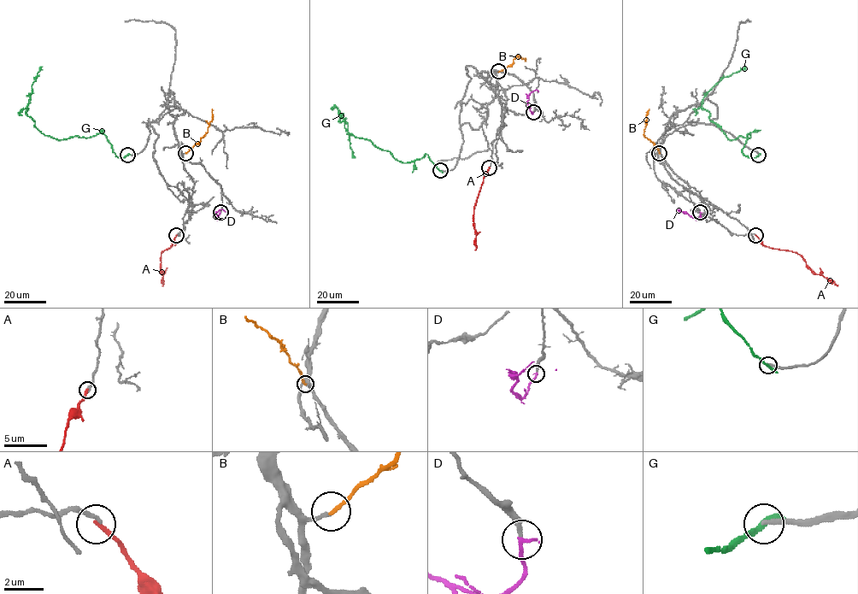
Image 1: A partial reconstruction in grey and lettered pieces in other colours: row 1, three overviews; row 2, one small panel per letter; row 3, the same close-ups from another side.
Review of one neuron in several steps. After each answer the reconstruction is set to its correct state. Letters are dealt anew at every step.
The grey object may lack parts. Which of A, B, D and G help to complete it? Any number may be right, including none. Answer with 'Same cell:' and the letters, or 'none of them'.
Same cell: B, D

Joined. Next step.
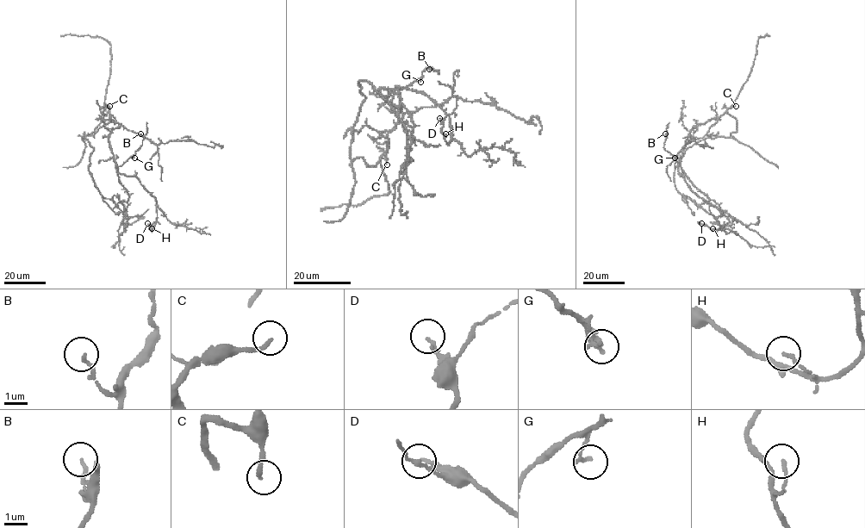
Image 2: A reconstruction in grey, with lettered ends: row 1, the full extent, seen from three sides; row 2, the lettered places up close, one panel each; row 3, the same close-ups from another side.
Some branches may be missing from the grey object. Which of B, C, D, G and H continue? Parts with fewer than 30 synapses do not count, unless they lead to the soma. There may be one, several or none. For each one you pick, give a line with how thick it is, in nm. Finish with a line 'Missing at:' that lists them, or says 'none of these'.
C: 160 nm thick
Missing at: C

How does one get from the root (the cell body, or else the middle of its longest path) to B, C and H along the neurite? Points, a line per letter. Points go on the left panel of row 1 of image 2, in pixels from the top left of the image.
B: (88, 140), (84, 138), (109, 118), (121, 124), (109, 135), (120, 166), (142, 145), (140, 133)
C: (88, 140), (85, 137), (93, 135), (110, 120), (109, 106)
H: (88, 140), (109, 118), (121, 124), (109, 135), (115, 168), (135, 176), (155, 198), (152, 228)

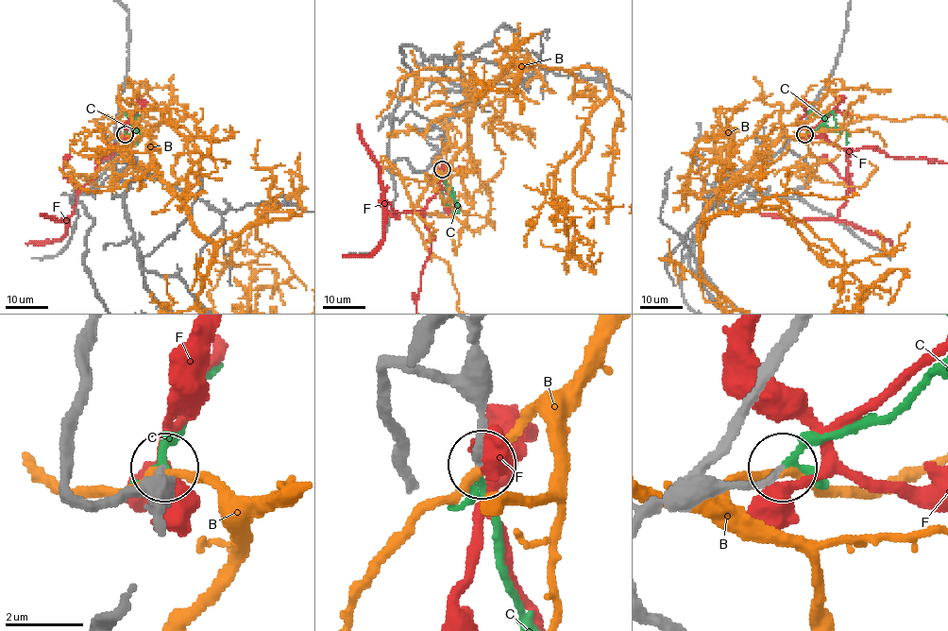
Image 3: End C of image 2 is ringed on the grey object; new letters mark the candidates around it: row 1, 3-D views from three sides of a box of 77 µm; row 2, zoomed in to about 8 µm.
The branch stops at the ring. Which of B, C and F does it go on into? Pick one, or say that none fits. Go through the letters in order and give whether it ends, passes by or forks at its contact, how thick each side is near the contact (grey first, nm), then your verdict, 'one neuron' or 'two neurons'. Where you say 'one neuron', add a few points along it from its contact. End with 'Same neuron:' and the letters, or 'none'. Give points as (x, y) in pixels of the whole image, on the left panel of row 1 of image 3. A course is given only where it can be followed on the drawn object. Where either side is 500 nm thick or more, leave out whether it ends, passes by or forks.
B: it passes by; calibres 180 and 240 nm; two neurons
C: it passes by; calibres 180 and 150 nm; one neuron; course (124, 135), (130, 125), (137, 131), (142, 131), (137, 144)
F: calibres 200 and 500 nm; two neurons
Same neuron: C

